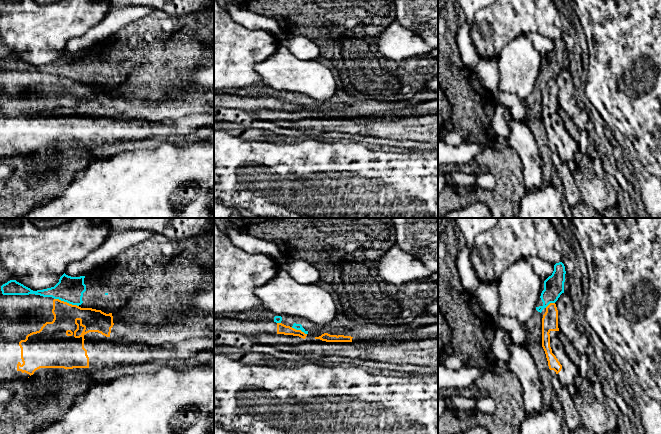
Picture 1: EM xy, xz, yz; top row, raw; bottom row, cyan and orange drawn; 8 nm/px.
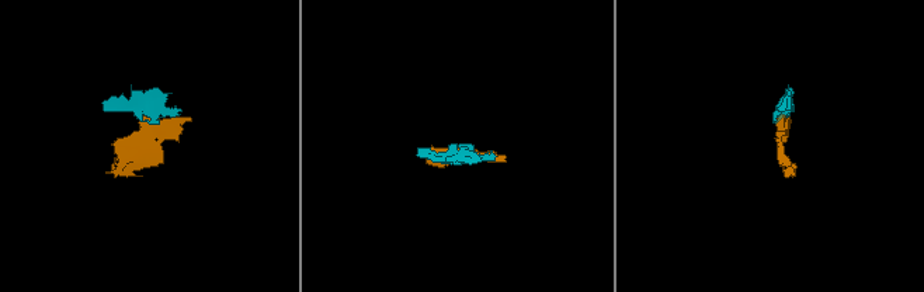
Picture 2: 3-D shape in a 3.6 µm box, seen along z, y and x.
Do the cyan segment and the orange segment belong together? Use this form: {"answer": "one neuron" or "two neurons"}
{"answer": "two neurons"}

